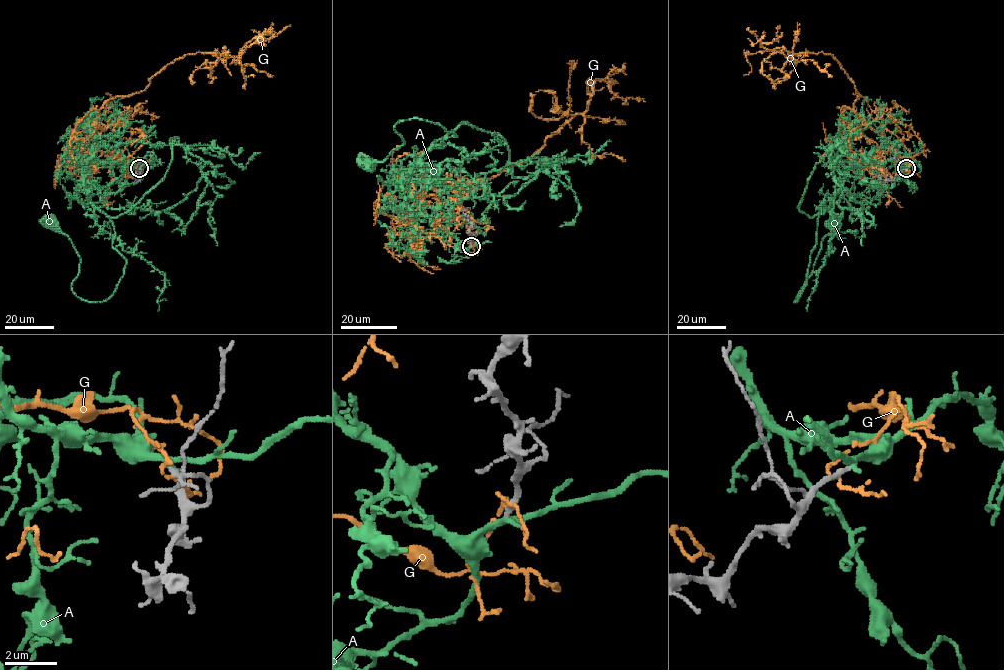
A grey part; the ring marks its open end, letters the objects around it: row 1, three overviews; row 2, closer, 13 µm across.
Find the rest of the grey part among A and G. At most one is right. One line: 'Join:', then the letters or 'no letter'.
Join: A

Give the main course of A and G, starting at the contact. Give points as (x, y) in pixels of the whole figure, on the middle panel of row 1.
A: (471, 246), (408, 183), (416, 163), (453, 132), (401, 119), (394, 129), (404, 143), (367, 165)
G: (471, 244), (463, 252), (409, 222), (426, 186), (469, 191), (526, 160), (585, 111), (598, 79), (644, 102)

